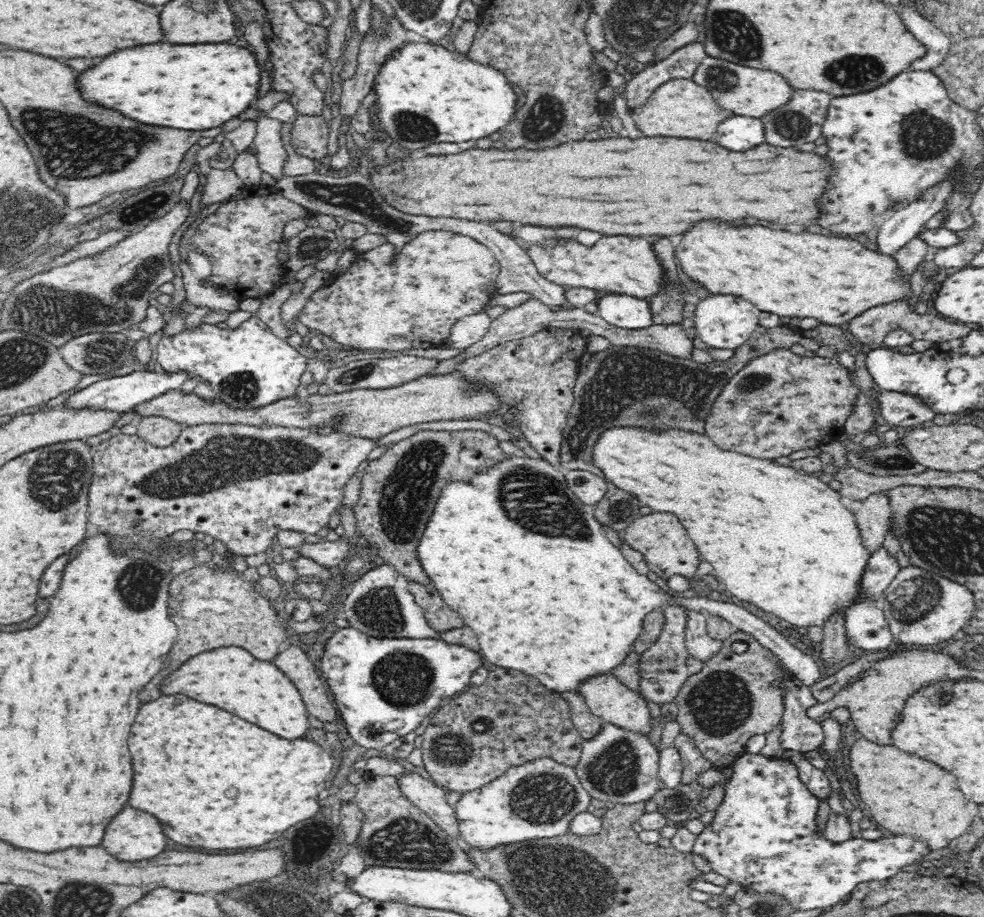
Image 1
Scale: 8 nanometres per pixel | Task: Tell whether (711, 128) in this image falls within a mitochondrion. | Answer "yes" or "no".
no

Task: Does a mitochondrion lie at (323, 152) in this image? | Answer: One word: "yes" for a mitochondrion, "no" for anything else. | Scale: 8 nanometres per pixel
no

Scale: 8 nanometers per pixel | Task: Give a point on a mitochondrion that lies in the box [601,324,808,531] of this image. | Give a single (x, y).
(752, 382)

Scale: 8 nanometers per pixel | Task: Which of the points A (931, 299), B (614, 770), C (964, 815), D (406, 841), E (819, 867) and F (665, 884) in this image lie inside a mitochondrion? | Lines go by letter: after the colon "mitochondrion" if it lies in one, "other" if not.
A: other
B: mitochondrion
C: other
D: mitochondrion
E: mitochondrion
F: other

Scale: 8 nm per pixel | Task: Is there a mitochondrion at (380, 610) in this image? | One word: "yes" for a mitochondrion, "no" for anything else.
yes

